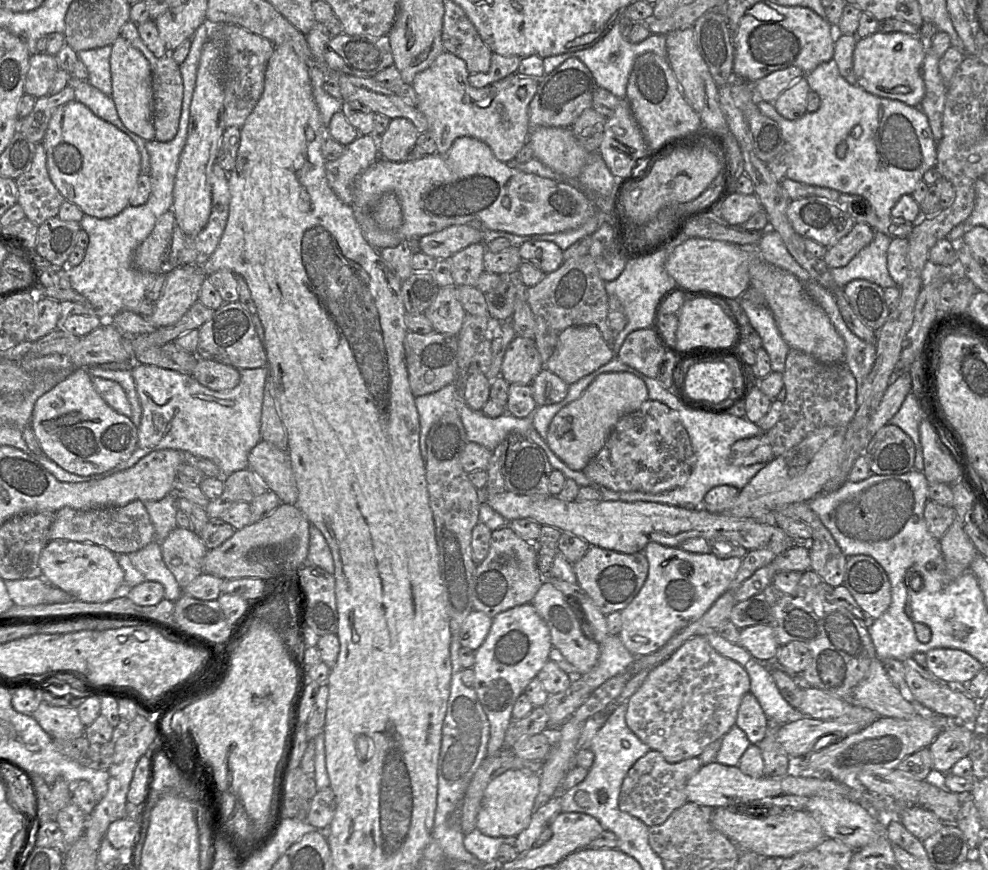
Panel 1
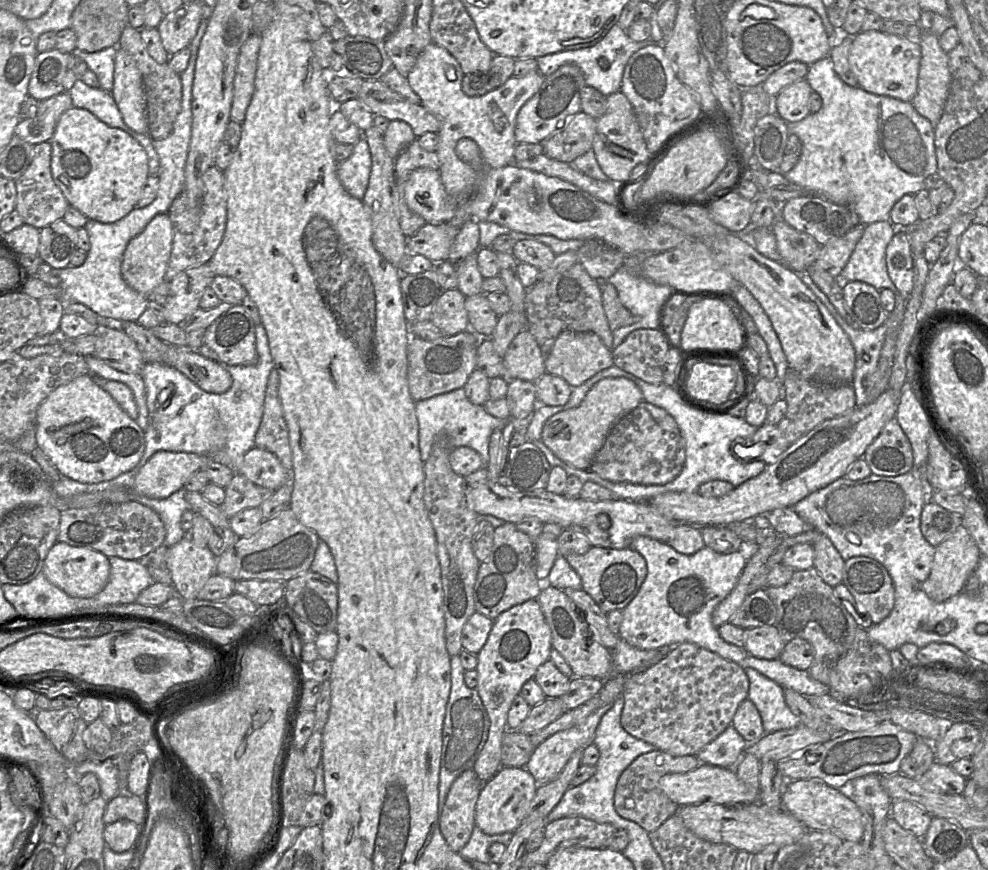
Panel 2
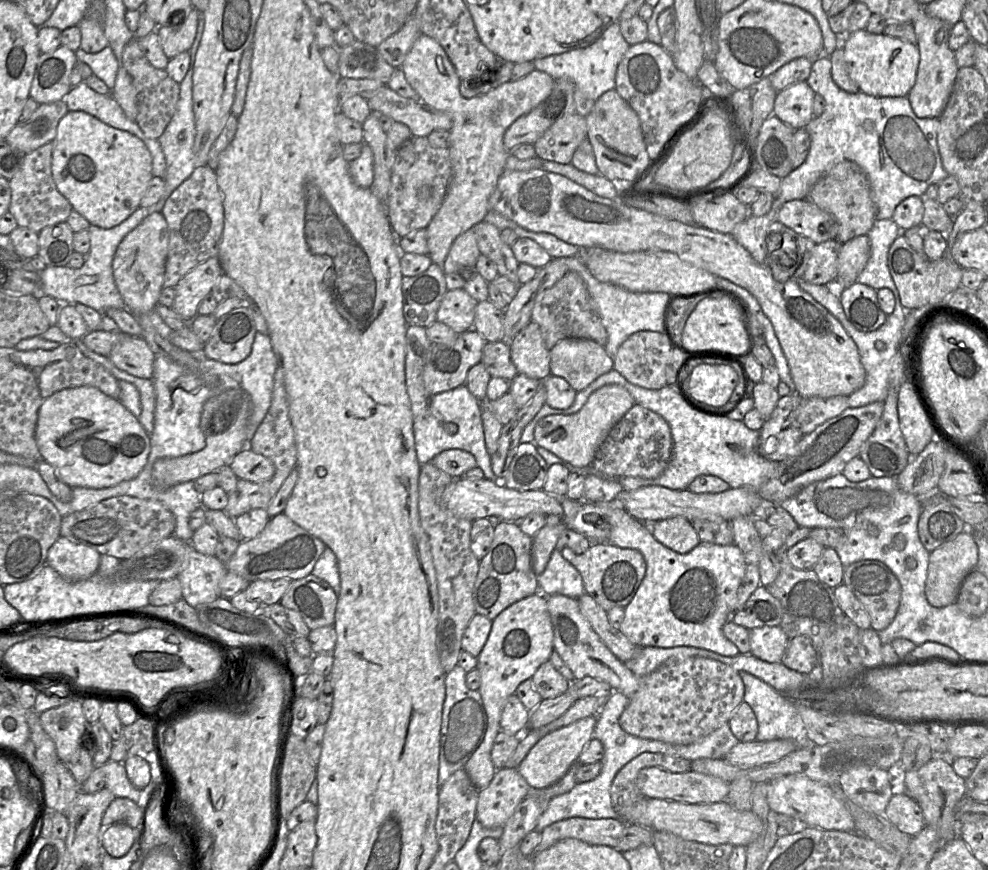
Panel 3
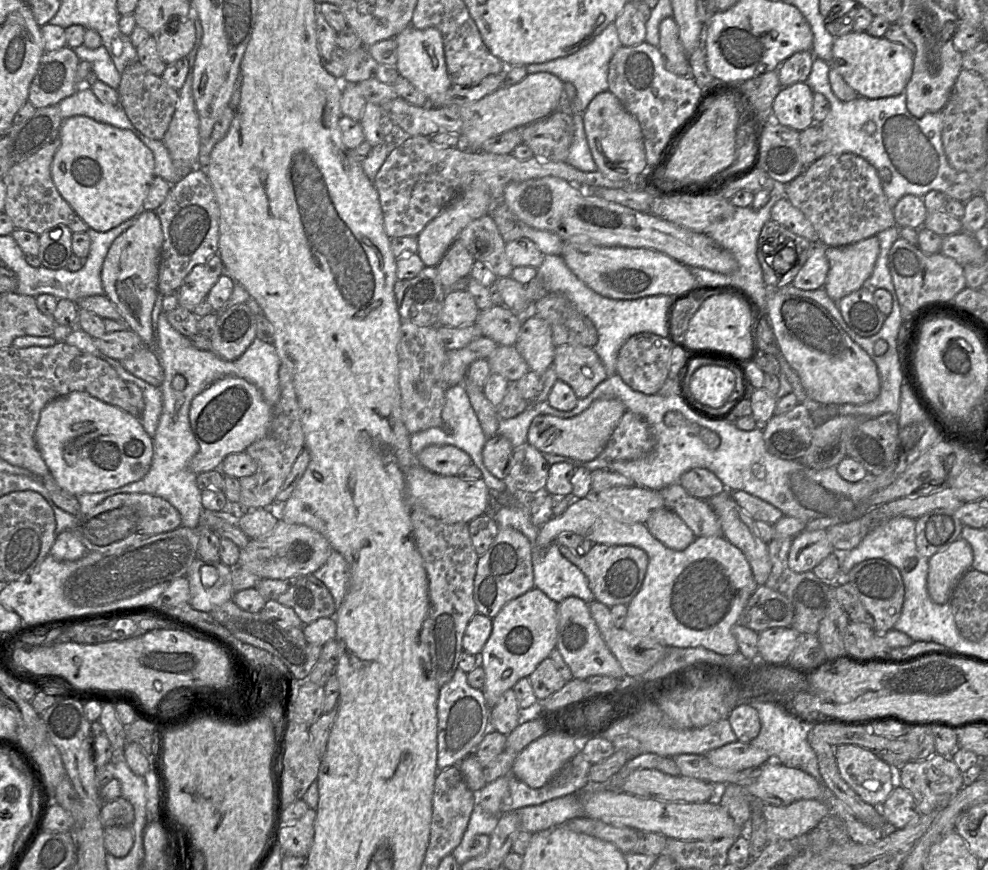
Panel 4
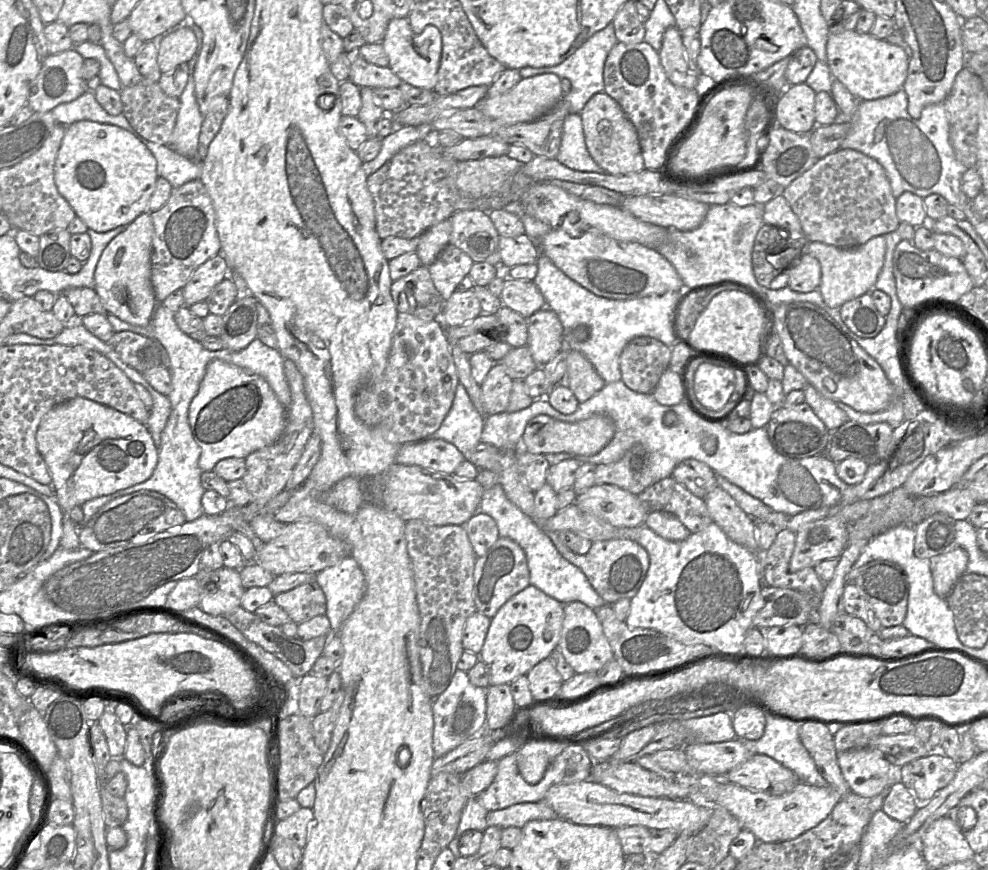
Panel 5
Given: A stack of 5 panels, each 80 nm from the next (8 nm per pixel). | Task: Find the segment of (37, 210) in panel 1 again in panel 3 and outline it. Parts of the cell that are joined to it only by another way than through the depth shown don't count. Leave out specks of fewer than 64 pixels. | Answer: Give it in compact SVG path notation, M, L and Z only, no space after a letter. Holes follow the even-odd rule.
M48 142L26 154L22 166L12 179L9 180L11 187L9 213L14 215L18 226L27 227L37 233L47 226L66 222L73 210L68 199L57 189L53 179L53 149L54 142Z

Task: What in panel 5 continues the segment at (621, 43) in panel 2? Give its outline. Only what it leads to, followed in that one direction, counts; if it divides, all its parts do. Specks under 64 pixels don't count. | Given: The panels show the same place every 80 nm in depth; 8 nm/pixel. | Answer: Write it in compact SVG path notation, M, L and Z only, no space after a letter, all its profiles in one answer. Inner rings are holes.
M609 23L604 29L596 32L590 37L580 48L572 55L566 58L562 63L555 66L534 68L523 67L519 70L522 78L529 78L543 73L556 74L559 78L567 78L572 84L572 88L565 97L562 103L566 105L569 111L573 114L580 114L590 98L604 91L604 66L608 54L612 48L618 43L615 35L613 23Z

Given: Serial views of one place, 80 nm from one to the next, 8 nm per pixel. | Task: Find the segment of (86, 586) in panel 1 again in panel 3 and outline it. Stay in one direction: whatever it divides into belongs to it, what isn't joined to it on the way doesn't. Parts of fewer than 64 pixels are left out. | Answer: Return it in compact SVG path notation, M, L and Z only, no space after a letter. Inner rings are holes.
M59 536L48 550L46 564L64 579L76 582L89 579L97 572L100 557L96 550Z

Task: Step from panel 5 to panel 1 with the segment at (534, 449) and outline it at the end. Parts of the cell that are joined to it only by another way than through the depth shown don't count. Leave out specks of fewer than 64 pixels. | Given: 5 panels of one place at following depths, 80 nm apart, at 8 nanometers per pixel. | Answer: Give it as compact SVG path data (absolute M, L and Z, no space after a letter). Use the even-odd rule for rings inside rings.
M628 372L602 373L580 398L562 408L552 419L546 443L570 469L582 471L605 445L617 422L648 400L646 384Z

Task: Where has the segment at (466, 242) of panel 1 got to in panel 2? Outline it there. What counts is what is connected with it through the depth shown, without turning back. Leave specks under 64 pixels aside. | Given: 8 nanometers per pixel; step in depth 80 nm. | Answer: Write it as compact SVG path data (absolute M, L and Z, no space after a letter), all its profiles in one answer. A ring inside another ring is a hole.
M425 223L415 234L407 236L408 252L424 255L433 263L446 261L459 229L452 223Z

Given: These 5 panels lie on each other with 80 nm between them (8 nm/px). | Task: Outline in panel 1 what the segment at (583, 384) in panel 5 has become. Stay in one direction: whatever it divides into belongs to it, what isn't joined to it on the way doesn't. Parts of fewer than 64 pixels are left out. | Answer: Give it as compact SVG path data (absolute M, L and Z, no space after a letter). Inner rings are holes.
M570 326L560 333L557 345L544 367L571 385L610 362L614 356L612 347L606 343L596 326Z

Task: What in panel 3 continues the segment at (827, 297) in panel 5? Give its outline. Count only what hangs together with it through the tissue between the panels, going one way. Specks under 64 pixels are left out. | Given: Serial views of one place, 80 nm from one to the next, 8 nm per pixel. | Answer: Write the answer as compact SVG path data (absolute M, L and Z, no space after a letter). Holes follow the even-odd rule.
M867 235L855 237L842 244L838 254L836 281L848 287L857 281L870 256L870 241Z

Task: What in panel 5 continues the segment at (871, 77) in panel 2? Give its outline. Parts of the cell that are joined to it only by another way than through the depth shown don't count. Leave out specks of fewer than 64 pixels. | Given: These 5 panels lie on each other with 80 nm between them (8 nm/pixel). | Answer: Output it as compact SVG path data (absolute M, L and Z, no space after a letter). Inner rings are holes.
M855 30L830 33L826 45L826 55L833 78L840 81L851 94L860 100L875 100L890 96L903 88L907 78L909 59L905 51L870 33L858 33Z

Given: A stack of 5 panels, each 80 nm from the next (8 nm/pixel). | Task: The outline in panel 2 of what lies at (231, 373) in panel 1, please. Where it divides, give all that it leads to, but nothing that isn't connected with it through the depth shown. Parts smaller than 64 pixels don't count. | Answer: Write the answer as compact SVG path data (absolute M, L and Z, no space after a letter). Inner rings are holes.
M169 347L166 360L206 392L224 393L232 386L232 376L224 365L206 358L198 350Z

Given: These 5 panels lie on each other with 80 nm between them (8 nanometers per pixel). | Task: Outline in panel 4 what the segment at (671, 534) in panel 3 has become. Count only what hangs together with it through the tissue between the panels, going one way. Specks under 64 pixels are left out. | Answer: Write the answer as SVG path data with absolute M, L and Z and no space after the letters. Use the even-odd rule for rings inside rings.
M667 508L654 511L645 525L656 539L673 550L686 549L696 538L678 514Z

